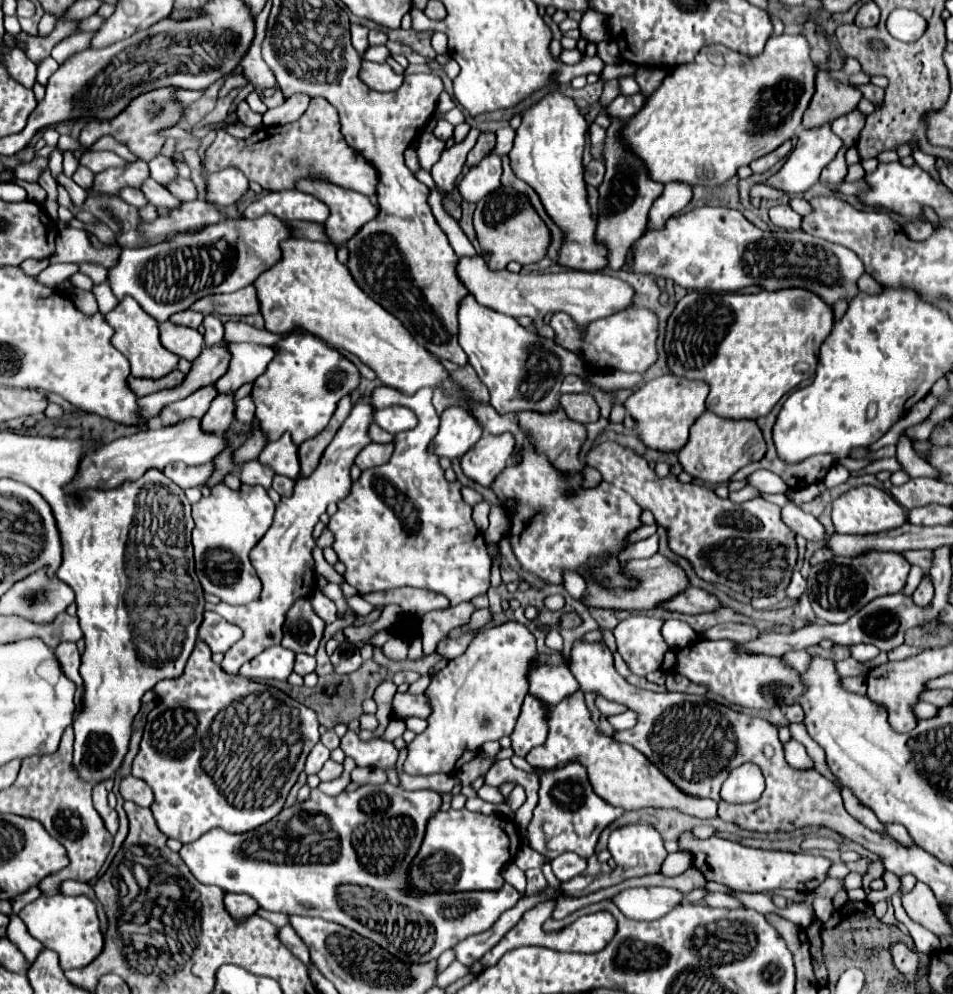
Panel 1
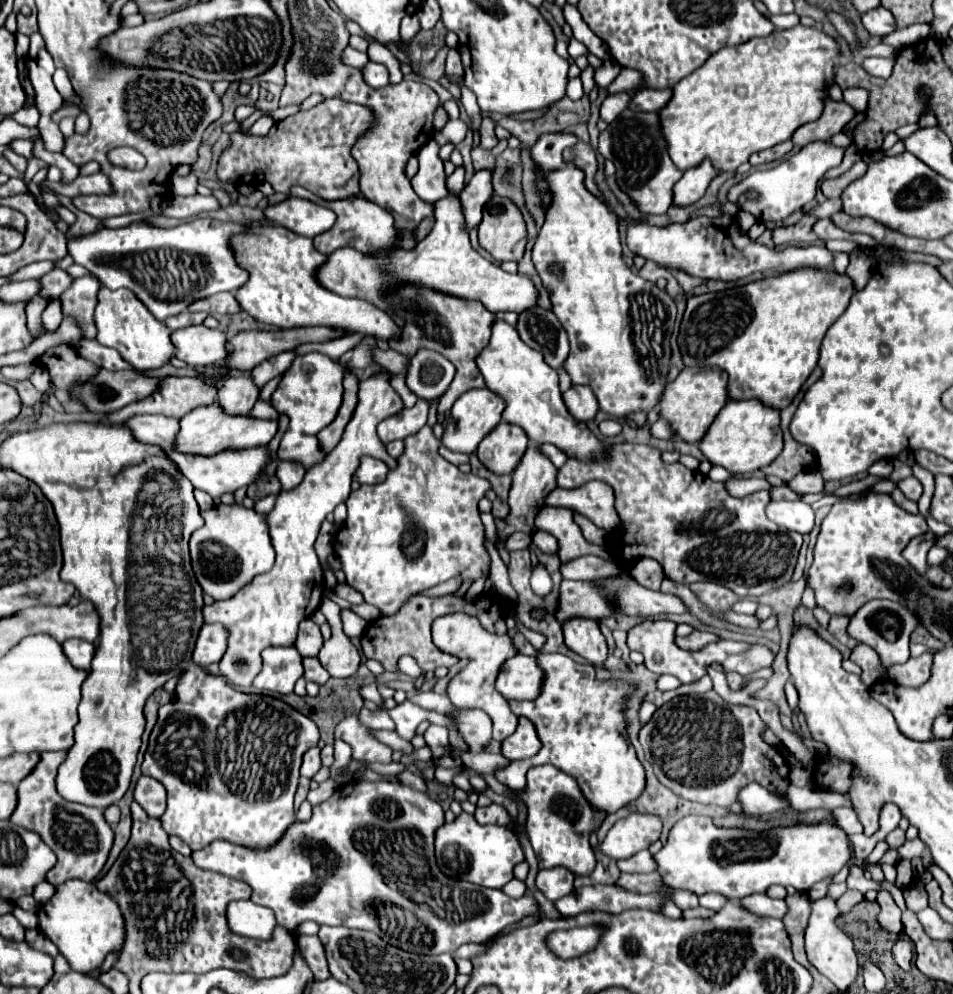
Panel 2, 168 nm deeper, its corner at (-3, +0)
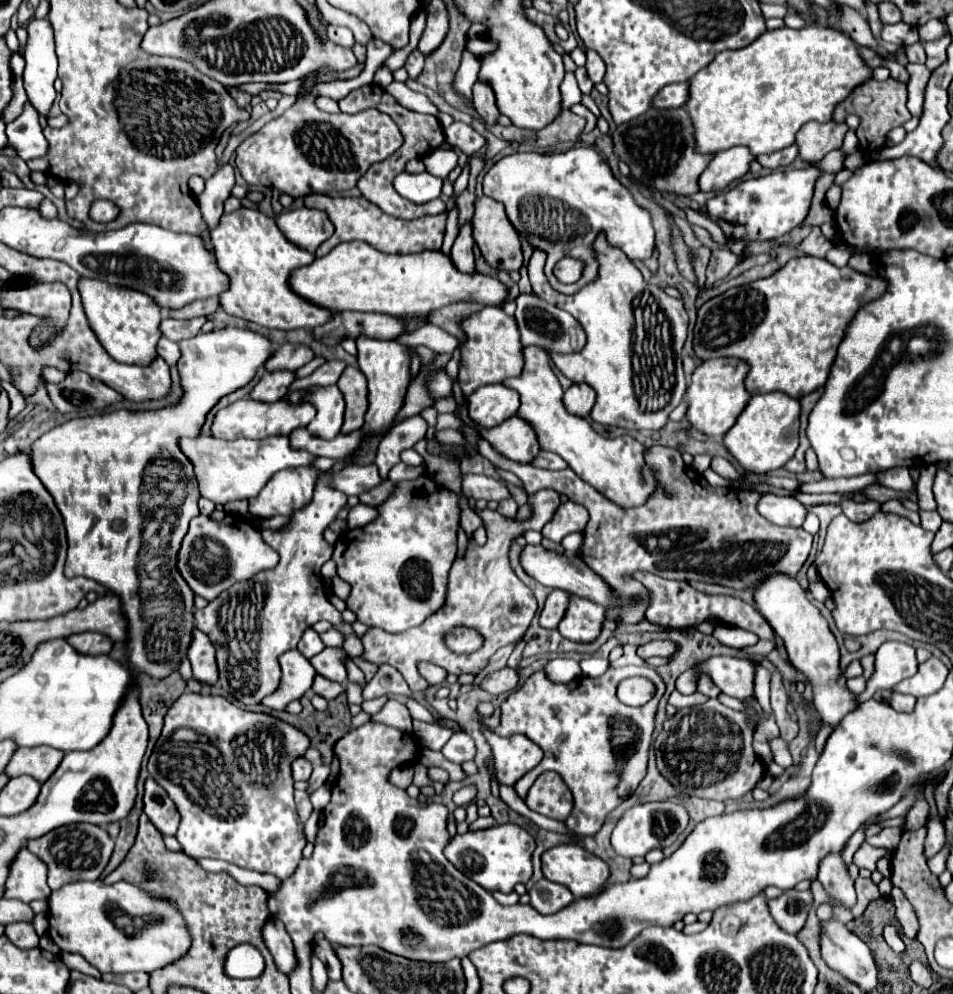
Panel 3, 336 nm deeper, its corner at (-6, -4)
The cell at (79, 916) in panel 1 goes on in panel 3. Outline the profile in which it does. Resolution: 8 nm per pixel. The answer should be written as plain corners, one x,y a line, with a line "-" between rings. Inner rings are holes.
101,879
97,881
77,881
71,885
63,885
49,897
49,935
61,947
61,951
83,955
93,967
101,973
129,973
129,971
155,971
163,969
181,957
187,955
191,947
191,933
179,909
165,899
159,899
139,887
133,887
125,881
107,885
-
123,909
131,919
143,917
145,923
145,939
153,947
139,947
139,937
127,935
123,929
115,925
115,913
-
135,949
139,953
149,953
157,957
135,957

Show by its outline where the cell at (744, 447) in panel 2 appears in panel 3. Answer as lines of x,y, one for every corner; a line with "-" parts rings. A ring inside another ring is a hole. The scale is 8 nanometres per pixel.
779,391
755,395
739,415
737,423
725,433
725,445
747,471
769,473
779,469
795,455
799,447
799,415
799,399

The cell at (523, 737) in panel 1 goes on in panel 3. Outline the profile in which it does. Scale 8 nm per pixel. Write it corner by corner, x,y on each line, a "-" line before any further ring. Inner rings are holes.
487,733
487,741
493,751
495,777
501,785
513,787
527,771
539,765
543,751
533,741
523,735
515,737
495,737

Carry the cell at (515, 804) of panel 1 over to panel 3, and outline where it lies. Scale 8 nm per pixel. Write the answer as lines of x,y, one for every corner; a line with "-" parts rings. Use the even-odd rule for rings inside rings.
609,667
601,677
577,677
569,683
551,683
549,679
545,679
545,673
533,673
525,685
517,691
513,691
503,703
501,703
501,723
499,727
491,729
495,735
499,737
510,737
514,734
523,734
527,739
531,739
533,743
541,745
543,749
543,761
531,769
529,773
525,773
517,783
515,783
515,791
521,799
525,799
527,789
531,787
531,783
545,771
557,771
565,785
569,787
569,791
573,793
573,811
569,813
569,817
565,819
565,827
571,833
577,835
595,835
607,813
611,813
623,799
627,799
635,787
641,783
647,772
647,759
649,759
649,747
651,747
651,731
653,731
653,723
655,723
655,713
657,713
657,705
659,699
665,693
665,683
661,679
661,675
657,671
653,671
651,667
-
627,677
647,677
655,683
657,693
655,697
643,705
643,707
629,707
623,705
617,695
617,683
627,679

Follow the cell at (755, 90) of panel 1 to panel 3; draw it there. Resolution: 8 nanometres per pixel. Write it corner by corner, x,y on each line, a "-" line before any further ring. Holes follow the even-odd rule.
813,23
801,29
779,27
765,31
743,49
719,53
691,79
691,101
687,101
687,111
695,121
697,149
701,153
717,153
735,145
747,145
755,157
785,149
795,143
795,135
805,123
831,121
835,107
871,77
873,69
861,59
855,41
835,27

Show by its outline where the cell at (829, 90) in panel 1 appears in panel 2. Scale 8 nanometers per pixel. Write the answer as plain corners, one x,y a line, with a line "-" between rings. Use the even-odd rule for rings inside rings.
826,97
824,113
820,115
820,119
798,127
792,135
792,141
796,147
804,147
808,141
814,139
830,139
832,135
840,133
854,115
856,111
846,101
832,101
830,97

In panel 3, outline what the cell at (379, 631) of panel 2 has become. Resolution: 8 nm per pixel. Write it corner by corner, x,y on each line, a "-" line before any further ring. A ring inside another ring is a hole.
541,489
535,495
529,495
529,505
533,507
533,515
529,521
523,521
523,523
515,519
505,519
497,511
475,507
475,513
487,525
487,543
477,545
475,541
469,541
467,551
455,559
449,573
449,589
447,589
447,601
443,609
439,609
439,613
433,613
427,621
423,621
423,625
411,627
397,635
385,633
383,629
369,629
361,639
365,647
363,659
377,665
383,665
383,663
393,665
405,677
407,685
413,691
419,691
419,689
425,689
425,679
419,679
419,671
417,671
417,665
421,661
435,663
443,667
447,673
453,673
459,677
461,673
483,671
489,657
497,649
509,643
523,641
523,635
531,625
531,619
535,617
537,601
531,589
523,585
521,579
513,573
509,565
509,545
517,535
521,535
527,529
535,529
535,531
543,529
543,525
553,517
555,509
559,507
559,493
551,489
-
457,625
465,625
467,629
477,629
477,633
485,639
485,643
469,655
455,655
445,645
445,635

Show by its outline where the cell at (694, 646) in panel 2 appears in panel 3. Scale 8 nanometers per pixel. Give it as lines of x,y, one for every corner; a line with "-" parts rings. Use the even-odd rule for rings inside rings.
649,641
645,645
641,645
637,649
637,655
641,659
649,659
653,655
659,655
659,657
669,657
673,651
677,649
677,645
673,641

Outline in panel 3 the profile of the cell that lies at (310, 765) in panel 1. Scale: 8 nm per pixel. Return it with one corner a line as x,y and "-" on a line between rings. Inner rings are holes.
303,757
295,759
295,761
291,763
293,781
307,781
307,777
311,775
311,769
313,769
313,765
311,765
307,759
303,759

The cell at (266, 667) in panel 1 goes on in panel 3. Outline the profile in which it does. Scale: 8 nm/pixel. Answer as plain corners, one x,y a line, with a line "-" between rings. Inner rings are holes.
287,651
279,657
279,665
283,671
283,681
275,693
265,697
261,703
273,711
283,711
289,701
301,699
313,685
313,677
317,675
309,659
305,659
299,651

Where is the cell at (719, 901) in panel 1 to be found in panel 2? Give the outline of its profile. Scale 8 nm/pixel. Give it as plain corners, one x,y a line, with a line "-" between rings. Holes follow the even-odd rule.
754,893
748,897
740,899
740,905
744,909
748,909
754,915
762,915
762,917
774,917
774,919
782,919
786,913
786,903
780,899
772,899
766,893

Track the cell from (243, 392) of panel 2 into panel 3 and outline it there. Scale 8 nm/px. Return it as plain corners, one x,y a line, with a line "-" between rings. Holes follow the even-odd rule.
275,371
275,373
265,373
263,379
255,385
255,389
251,391
253,399
259,401
277,401
281,397
287,395
289,385
295,381
295,373
293,371

